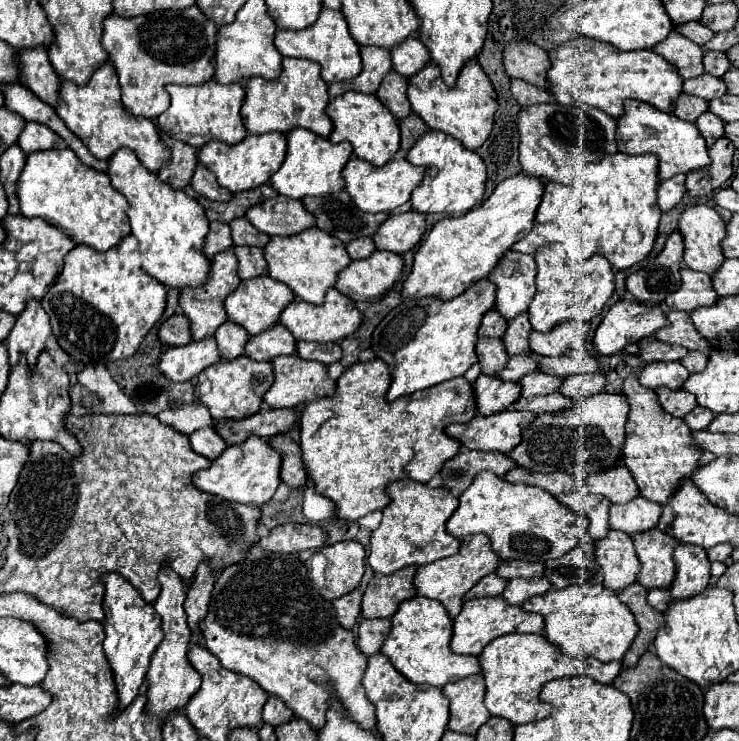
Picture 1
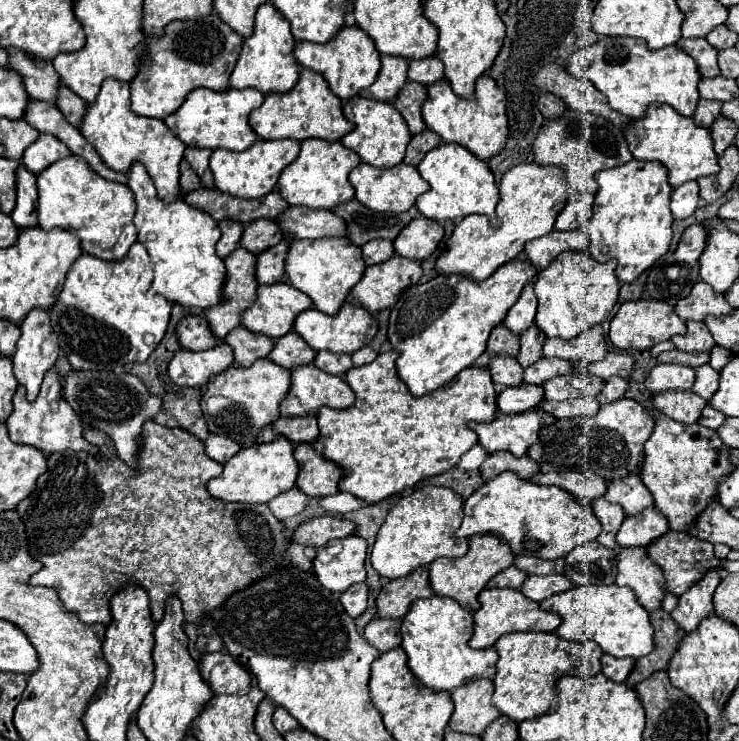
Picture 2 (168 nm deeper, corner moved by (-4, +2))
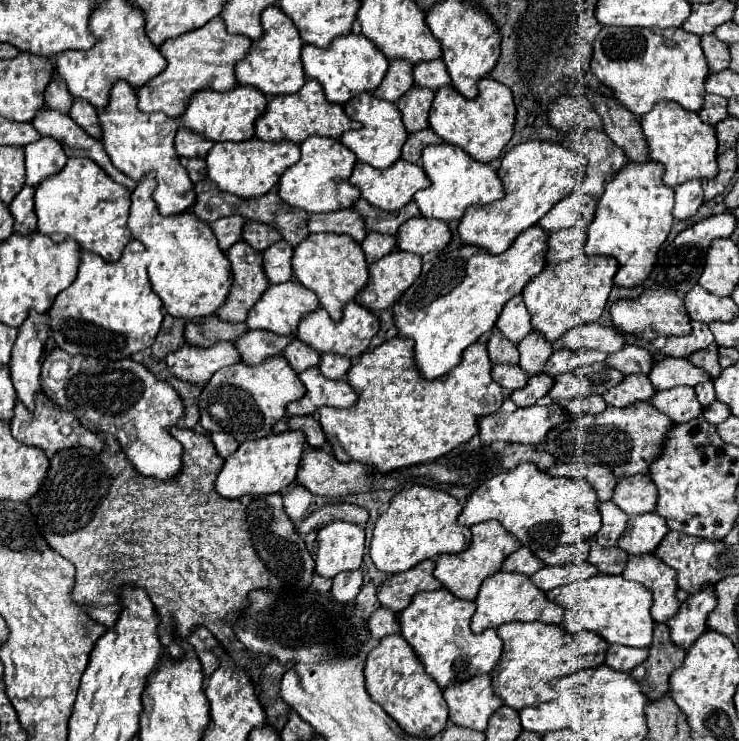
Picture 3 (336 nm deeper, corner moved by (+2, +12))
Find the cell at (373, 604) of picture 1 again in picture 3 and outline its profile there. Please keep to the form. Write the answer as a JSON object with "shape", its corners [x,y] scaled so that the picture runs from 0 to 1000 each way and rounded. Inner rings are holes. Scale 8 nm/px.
{"shape":[[[575,756],[562,767],[540,775],[529,775],[513,794],[513,812],[521,821],[543,826],[553,818],[556,807],[575,796],[594,796],[597,785],[586,777],[589,756]]]}

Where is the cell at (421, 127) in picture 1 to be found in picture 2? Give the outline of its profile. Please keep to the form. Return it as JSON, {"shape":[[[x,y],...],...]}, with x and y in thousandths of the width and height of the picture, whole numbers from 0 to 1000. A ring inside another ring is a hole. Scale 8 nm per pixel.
{"shape":[[[575,173],[572,178],[567,178],[567,181],[562,181],[562,184],[556,186],[545,219],[564,224],[564,221],[572,216],[572,211],[575,211],[583,200],[589,200],[589,197],[594,197],[594,194],[597,194],[597,186],[594,186],[586,175]]]}

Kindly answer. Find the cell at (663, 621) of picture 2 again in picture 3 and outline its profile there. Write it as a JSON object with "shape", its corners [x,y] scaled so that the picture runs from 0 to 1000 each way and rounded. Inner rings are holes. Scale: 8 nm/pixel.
{"shape":[[[886,842],[878,888],[865,896],[854,912],[870,926],[878,945],[892,945],[905,934],[905,912],[924,896],[924,888],[927,877],[908,869],[905,848],[900,842]]]}

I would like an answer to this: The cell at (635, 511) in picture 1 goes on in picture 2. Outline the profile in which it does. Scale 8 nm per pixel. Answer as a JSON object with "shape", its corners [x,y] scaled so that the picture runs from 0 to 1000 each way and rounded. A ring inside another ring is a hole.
{"shape":[[[878,683],[876,688],[848,696],[838,713],[835,734],[838,737],[876,737],[886,726],[897,723],[905,715],[903,699],[886,688],[886,683]]]}

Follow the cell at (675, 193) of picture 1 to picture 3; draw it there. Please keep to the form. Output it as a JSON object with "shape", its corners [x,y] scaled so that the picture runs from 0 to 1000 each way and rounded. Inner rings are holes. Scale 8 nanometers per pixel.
{"shape":[[[935,243],[935,248],[919,248],[913,254],[913,281],[911,291],[916,297],[932,297],[943,289],[951,275],[951,251],[946,243]]]}

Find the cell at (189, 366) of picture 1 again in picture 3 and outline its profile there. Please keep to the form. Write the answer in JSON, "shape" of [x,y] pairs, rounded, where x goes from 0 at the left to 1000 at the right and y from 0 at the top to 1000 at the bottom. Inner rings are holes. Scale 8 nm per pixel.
{"shape":[[[296,462],[286,470],[264,470],[258,464],[250,464],[226,480],[226,497],[250,516],[277,518],[296,497],[321,491],[323,486],[326,478],[315,464]]]}

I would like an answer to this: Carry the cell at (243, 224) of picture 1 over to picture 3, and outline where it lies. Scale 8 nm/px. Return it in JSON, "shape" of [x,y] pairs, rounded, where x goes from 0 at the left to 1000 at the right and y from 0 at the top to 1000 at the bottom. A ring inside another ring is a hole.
{"shape":[[[334,297],[332,308],[329,308],[329,324],[342,332],[345,337],[361,337],[367,329],[380,324],[380,316],[356,300],[345,300],[345,297]]]}

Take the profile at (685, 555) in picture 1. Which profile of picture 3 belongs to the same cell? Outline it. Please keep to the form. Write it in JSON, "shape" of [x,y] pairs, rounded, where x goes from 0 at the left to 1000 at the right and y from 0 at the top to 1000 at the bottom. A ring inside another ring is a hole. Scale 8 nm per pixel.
{"shape":[[[965,794],[932,804],[932,810],[922,815],[919,831],[913,831],[908,842],[903,842],[908,853],[908,866],[916,874],[932,877],[938,866],[957,850],[957,831],[968,821],[968,815],[970,810]]]}

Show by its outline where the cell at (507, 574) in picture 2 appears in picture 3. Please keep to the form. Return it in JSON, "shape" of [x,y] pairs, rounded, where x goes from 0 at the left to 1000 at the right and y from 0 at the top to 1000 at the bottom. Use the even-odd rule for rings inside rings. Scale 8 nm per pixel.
{"shape":[[[705,737],[700,745],[694,745],[683,758],[681,758],[681,767],[678,769],[689,769],[689,772],[702,772],[702,775],[710,775],[710,777],[719,777],[724,775],[729,767],[735,767],[737,761],[710,737]]]}

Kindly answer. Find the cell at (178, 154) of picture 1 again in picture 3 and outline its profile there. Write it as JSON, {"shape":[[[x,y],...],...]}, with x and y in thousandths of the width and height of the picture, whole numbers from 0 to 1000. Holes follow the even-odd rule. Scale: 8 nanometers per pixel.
{"shape":[[[245,213],[245,221],[253,227],[261,246],[272,246],[280,240],[280,224],[275,213]]]}

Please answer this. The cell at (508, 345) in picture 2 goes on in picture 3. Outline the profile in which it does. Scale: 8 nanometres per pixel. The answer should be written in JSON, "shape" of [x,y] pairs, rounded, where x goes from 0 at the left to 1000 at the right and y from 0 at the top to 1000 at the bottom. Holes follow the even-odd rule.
{"shape":[[[675,445],[659,459],[659,472],[662,483],[667,491],[700,491],[702,489],[702,475],[700,467],[691,464]]]}

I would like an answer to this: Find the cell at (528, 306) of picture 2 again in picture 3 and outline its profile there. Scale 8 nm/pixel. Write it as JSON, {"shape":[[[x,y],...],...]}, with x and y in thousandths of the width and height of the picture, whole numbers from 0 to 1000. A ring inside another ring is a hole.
{"shape":[[[697,399],[691,408],[683,410],[673,432],[673,443],[681,448],[681,453],[686,453],[686,459],[691,459],[694,464],[702,464],[719,448],[716,429],[719,426],[708,410],[708,402]]]}

